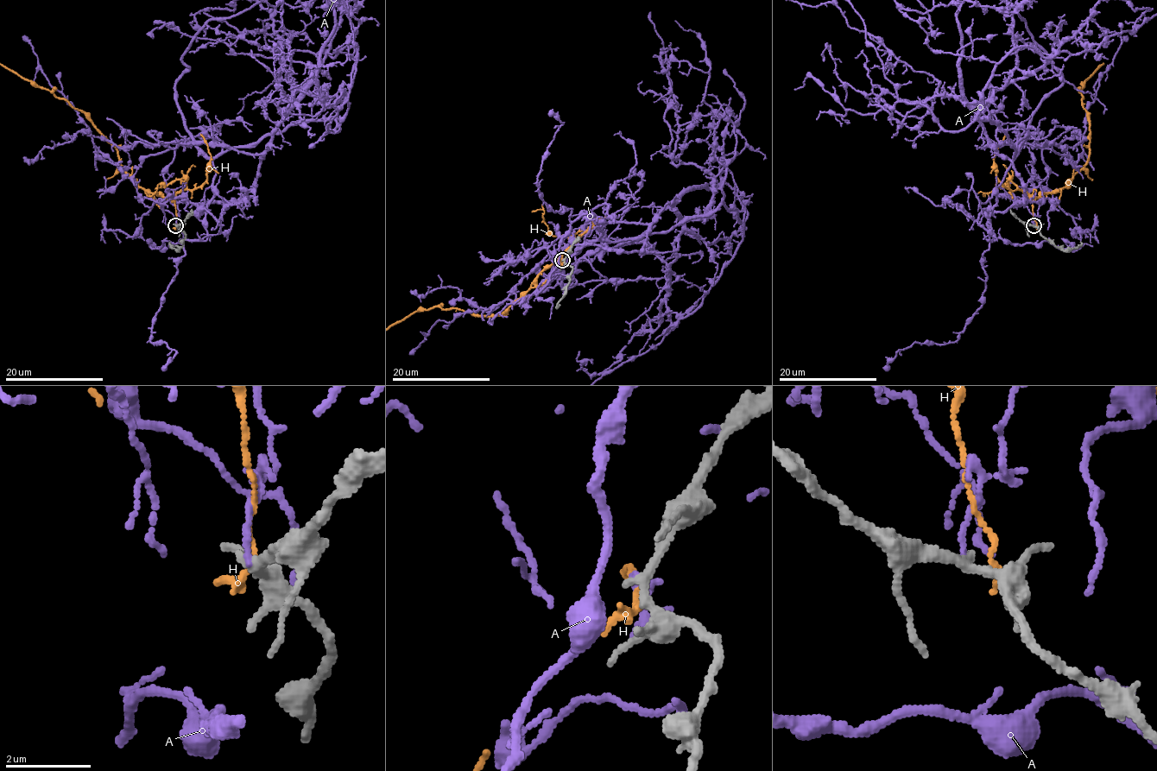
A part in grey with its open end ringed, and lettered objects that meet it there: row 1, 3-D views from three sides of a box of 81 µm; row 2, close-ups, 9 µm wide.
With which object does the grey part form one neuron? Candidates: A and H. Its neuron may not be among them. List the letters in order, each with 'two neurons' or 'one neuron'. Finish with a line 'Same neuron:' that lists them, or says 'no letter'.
A: two neurons
H: two neurons
Same neuron: no letter

